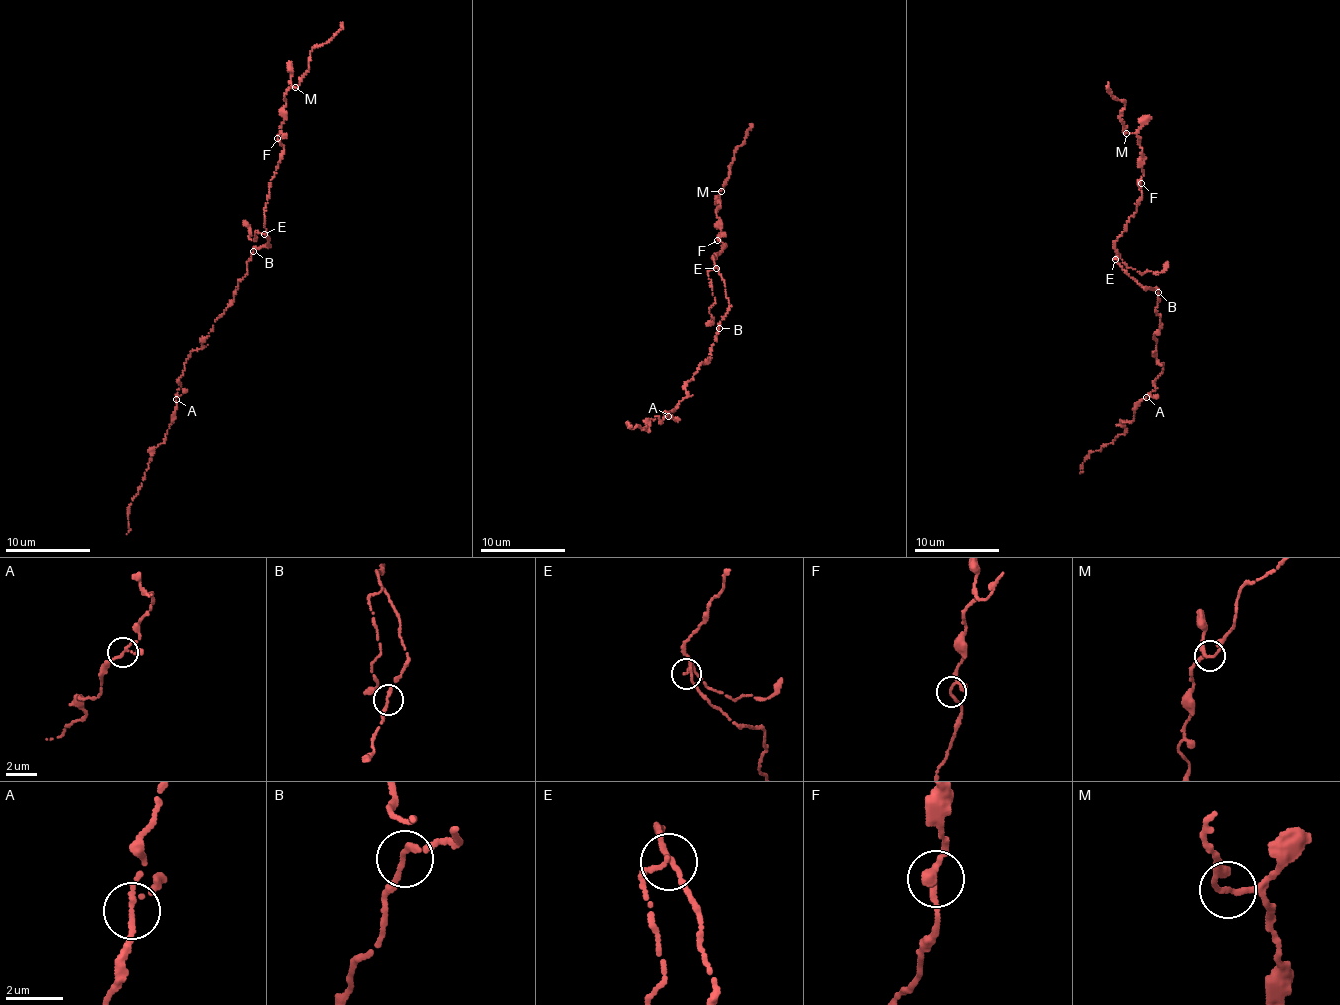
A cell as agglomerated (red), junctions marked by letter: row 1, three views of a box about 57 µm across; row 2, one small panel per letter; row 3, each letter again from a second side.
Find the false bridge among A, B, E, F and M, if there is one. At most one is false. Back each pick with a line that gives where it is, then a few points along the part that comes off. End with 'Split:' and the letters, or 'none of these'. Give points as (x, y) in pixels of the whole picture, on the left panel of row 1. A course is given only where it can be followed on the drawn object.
Split: none of these

